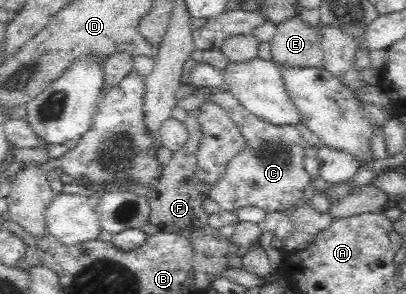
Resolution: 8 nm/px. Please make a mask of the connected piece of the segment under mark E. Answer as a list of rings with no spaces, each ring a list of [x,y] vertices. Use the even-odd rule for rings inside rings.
[[[291,16],[287,20],[283,20],[281,24],[276,25],[276,31],[274,37],[269,41],[270,51],[272,54],[272,62],[277,66],[289,66],[289,67],[316,67],[323,68],[325,65],[325,55],[321,50],[320,34],[318,27],[310,27],[301,22],[296,16]]]

